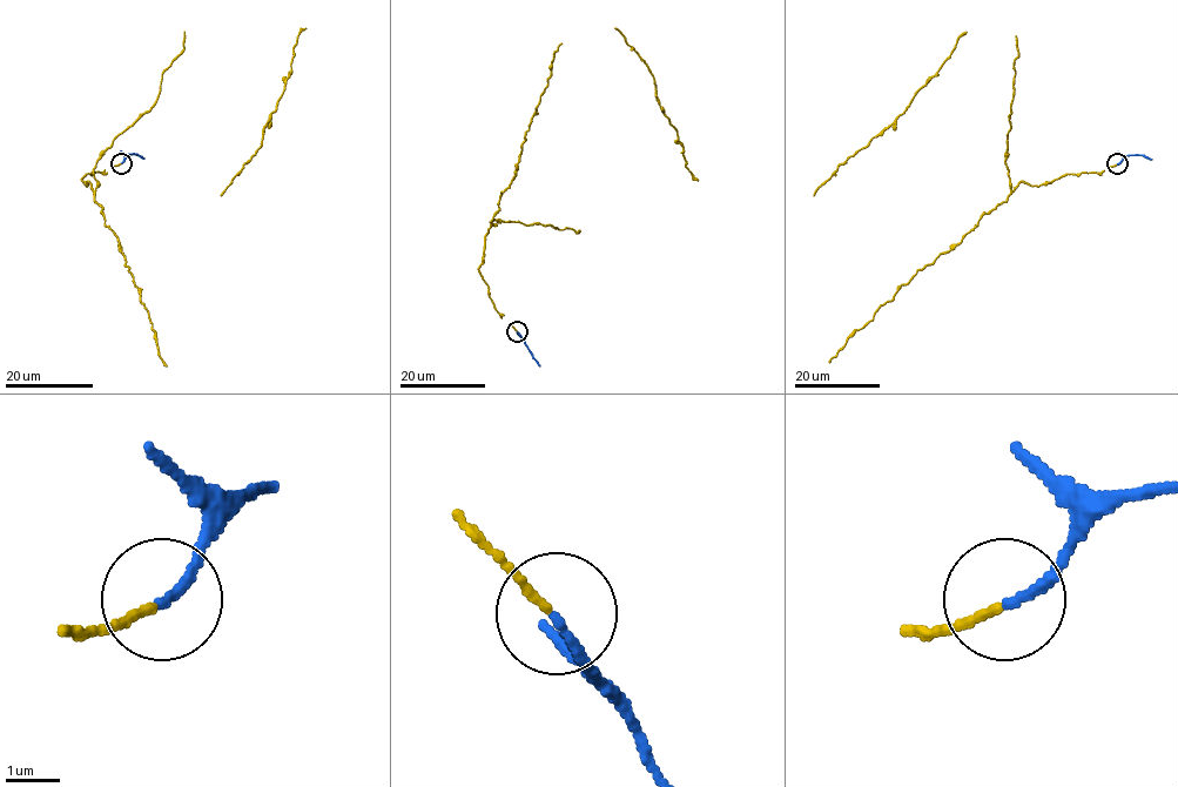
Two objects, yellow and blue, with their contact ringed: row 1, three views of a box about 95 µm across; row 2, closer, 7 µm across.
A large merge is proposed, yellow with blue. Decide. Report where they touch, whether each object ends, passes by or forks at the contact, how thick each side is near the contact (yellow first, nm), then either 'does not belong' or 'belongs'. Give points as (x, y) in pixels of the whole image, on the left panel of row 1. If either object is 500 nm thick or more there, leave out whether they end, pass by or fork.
(121, 163) | yellow ends | blue ends | 140/160 nm | does not belong

